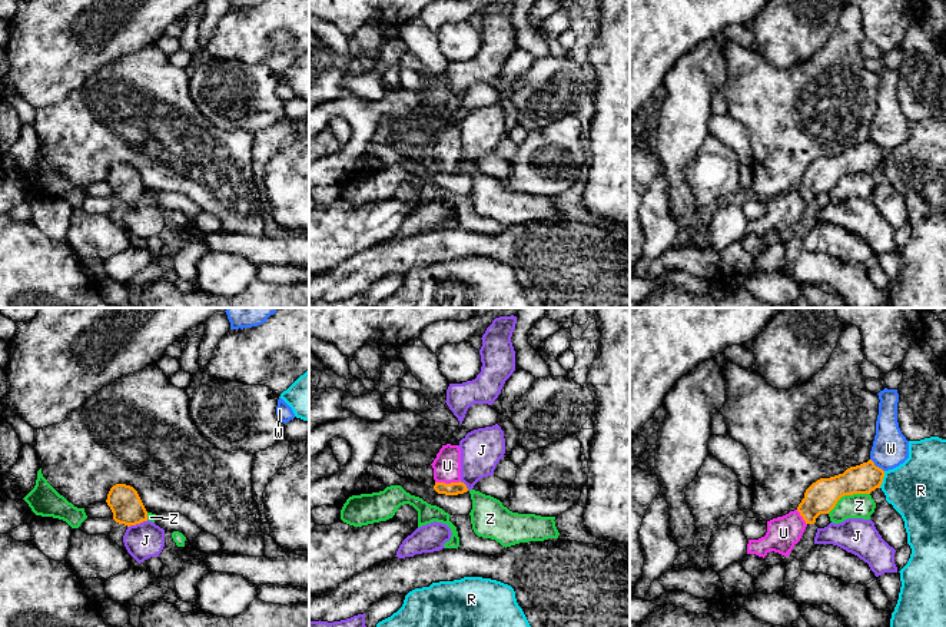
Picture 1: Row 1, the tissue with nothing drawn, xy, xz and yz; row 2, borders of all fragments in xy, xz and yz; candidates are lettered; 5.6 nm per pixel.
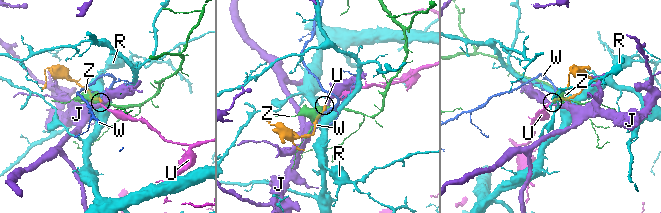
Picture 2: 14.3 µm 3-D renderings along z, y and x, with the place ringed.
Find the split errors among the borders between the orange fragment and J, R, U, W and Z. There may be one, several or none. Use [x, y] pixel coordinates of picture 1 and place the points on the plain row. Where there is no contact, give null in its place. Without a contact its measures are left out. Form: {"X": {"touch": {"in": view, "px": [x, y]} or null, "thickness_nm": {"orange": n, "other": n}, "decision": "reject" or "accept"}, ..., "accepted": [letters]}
{"J": {"touch": {"in": "xy", "px": [138, 202]}, "thickness_nm": {"orange": 180, "other": 200}, "decision": "reject"}, "R": {"touch": {"in": "yz", "px": [882, 159]}, "thickness_nm": {"orange": 170, "other": 320}, "decision": "reject"}, "U": {"touch": {"in": "xz", "px": [447, 163]}, "thickness_nm": {"orange": 80, "other": 160}, "decision": "accept"}, "W": {"touch": {"in": "yz", "px": [875, 145]}, "thickness_nm": {"orange": 170, "other": 200}, "decision": "reject"}, "Z": {"touch": {"in": "yz", "px": [847, 173]}, "thickness_nm": {"orange": 180, "other": 140}, "decision": "reject"}, "accepted": ["U"]}

